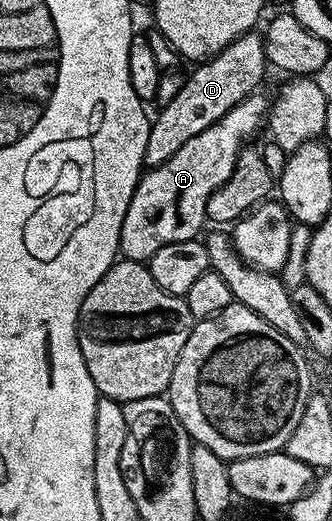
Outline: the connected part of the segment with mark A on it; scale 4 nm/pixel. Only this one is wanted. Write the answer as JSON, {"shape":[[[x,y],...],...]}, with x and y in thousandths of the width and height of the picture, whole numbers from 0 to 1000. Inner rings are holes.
{"shape":[[[792,177],[753,180],[714,200],[666,230],[654,230],[617,253],[581,261],[545,276],[509,307],[482,319],[458,319],[422,340],[413,361],[389,384],[377,422],[364,430],[358,488],[386,503],[440,505],[497,468],[533,468],[545,461],[599,457],[599,440],[623,426],[623,386],[630,376],[702,330],[702,315],[720,290],[768,255],[798,242],[810,217],[810,188]]]}

